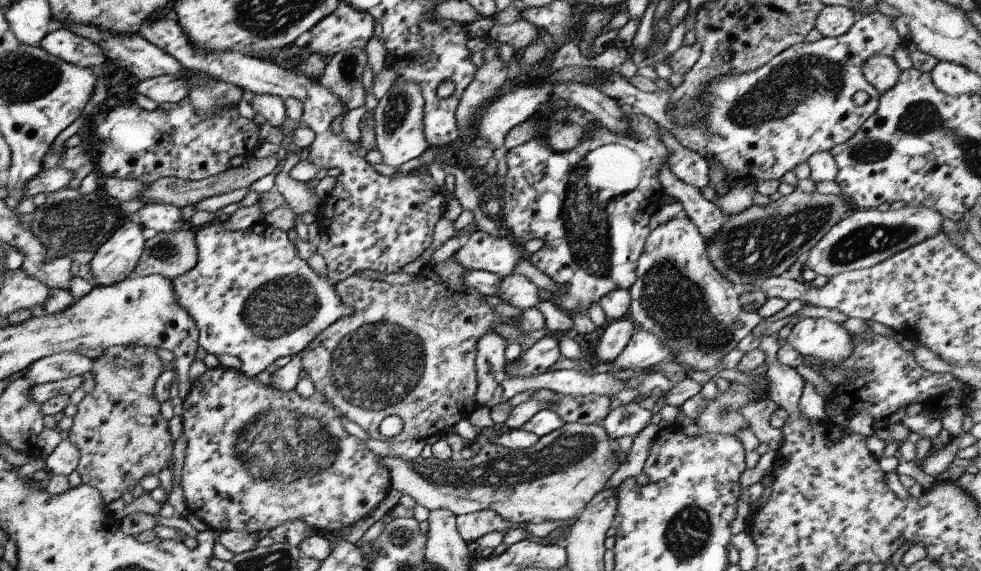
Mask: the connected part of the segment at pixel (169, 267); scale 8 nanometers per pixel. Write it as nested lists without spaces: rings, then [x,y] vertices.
[[[188,227],[171,232],[148,233],[133,275],[159,275],[171,280],[195,266],[196,254],[194,232]]]

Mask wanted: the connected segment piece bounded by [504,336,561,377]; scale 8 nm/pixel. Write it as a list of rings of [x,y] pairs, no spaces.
[[[541,337],[514,361],[505,362],[504,371],[510,377],[530,377],[546,373],[561,356],[553,337]]]

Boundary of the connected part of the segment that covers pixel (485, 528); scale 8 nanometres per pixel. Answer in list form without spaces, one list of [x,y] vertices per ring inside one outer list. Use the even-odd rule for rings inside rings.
[[[481,509],[479,512],[456,516],[455,524],[459,536],[467,544],[476,541],[477,538],[484,534],[493,531],[505,534],[509,529],[520,526],[517,523],[510,523],[507,519],[501,518],[495,511],[490,509]]]

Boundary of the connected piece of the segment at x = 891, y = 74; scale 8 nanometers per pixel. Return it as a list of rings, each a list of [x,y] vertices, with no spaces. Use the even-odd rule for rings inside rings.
[[[873,55],[863,63],[862,73],[864,74],[865,80],[878,93],[882,93],[893,88],[902,70],[897,68],[892,57]]]

